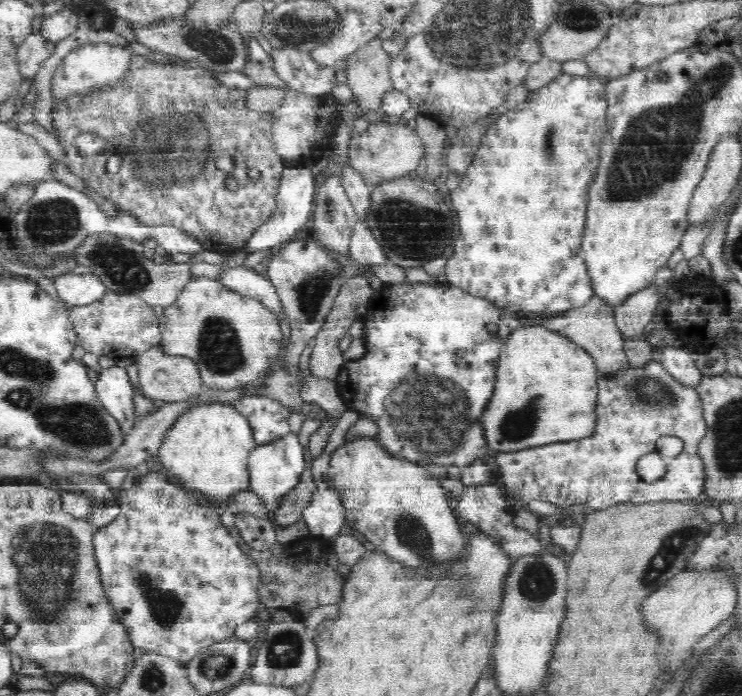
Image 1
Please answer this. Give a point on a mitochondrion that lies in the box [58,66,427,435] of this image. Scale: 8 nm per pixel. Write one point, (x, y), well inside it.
(165, 170)

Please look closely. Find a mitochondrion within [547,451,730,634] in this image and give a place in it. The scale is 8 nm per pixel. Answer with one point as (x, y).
(674, 544)

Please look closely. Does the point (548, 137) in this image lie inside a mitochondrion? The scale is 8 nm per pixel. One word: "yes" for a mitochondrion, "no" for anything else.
yes

